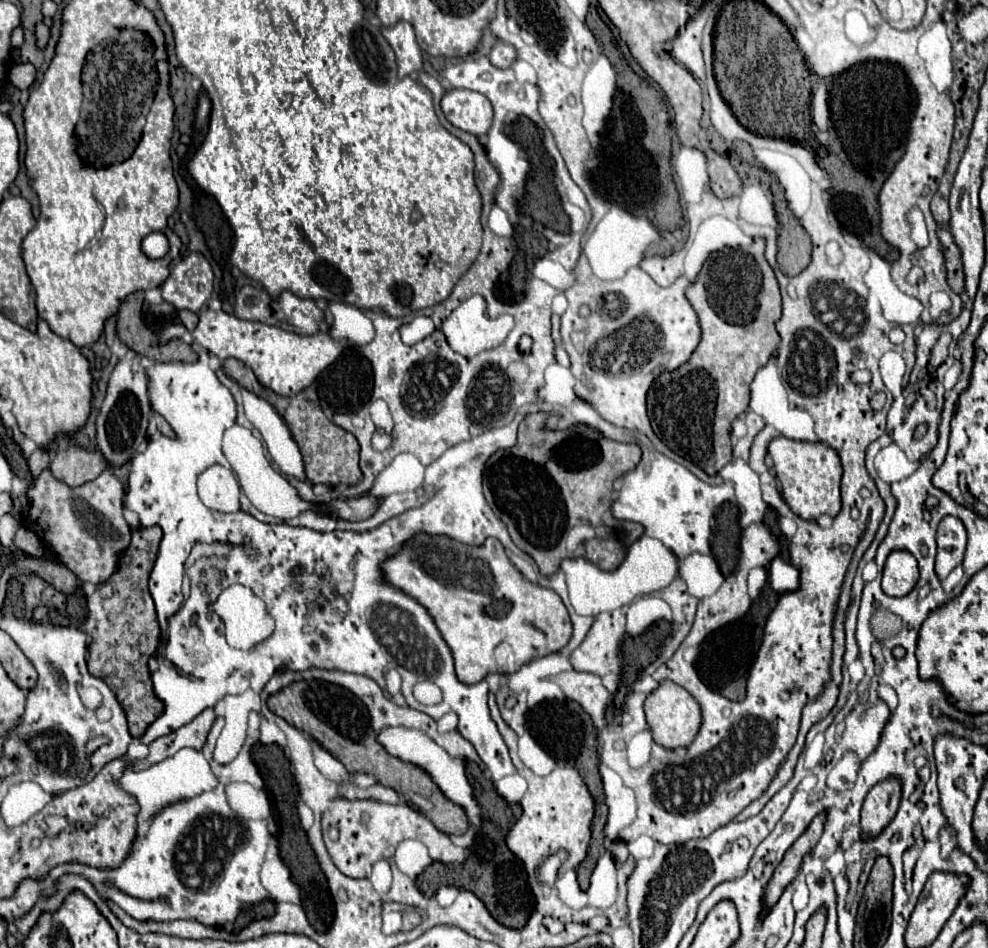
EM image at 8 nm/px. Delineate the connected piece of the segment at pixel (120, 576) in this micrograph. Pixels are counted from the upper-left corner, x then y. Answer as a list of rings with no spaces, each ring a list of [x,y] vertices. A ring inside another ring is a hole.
[[[160,526],[132,530],[132,542],[128,546],[132,564],[108,578],[108,584],[114,590],[112,598],[102,598],[98,590],[86,598],[88,618],[84,622],[84,630],[94,640],[88,646],[88,672],[96,678],[102,678],[116,694],[120,706],[126,712],[130,734],[134,738],[140,738],[164,710],[162,702],[154,696],[148,670],[148,658],[154,654],[160,638],[154,602],[148,592],[148,576],[154,566],[160,540]]]

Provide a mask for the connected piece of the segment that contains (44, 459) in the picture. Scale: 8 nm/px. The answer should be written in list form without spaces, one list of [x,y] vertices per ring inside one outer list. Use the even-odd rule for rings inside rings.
[[[36,448],[28,460],[32,476],[38,476],[44,468],[48,468],[48,464],[50,464],[50,450],[46,450],[46,448]]]

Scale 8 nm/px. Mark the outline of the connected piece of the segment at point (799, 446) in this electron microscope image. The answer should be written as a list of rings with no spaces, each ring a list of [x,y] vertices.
[[[784,436],[774,438],[768,444],[768,454],[774,462],[776,476],[782,484],[782,498],[794,514],[804,520],[816,520],[822,514],[836,516],[840,512],[840,458],[836,450],[828,448],[822,442],[796,442]]]

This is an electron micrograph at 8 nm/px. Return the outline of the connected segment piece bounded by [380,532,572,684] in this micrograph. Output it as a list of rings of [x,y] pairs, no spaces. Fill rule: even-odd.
[[[418,532],[402,544],[398,554],[386,558],[380,564],[380,570],[384,582],[408,594],[428,610],[452,652],[456,676],[464,684],[476,684],[484,680],[484,676],[490,672],[514,674],[522,664],[562,650],[572,636],[568,610],[562,604],[560,596],[550,588],[542,588],[526,580],[512,566],[504,552],[504,546],[496,538],[486,538],[480,546],[468,546],[448,536]]]

